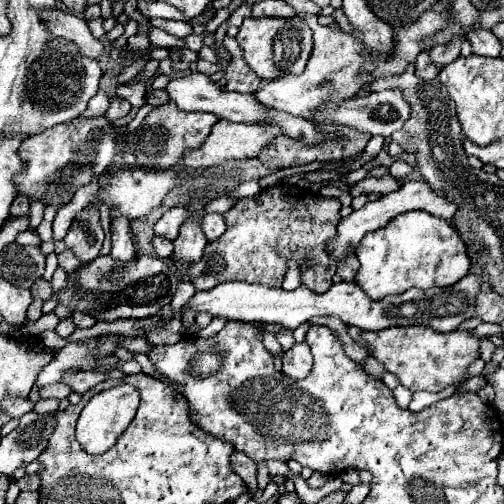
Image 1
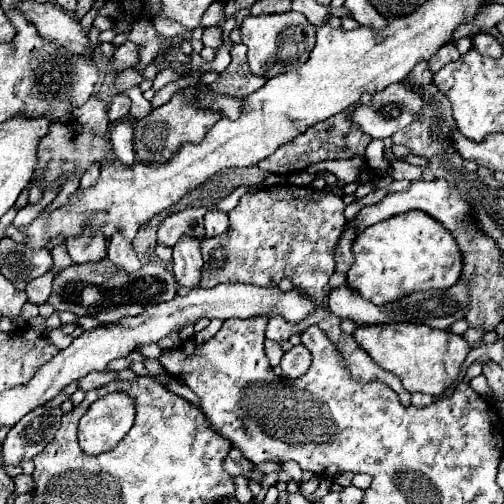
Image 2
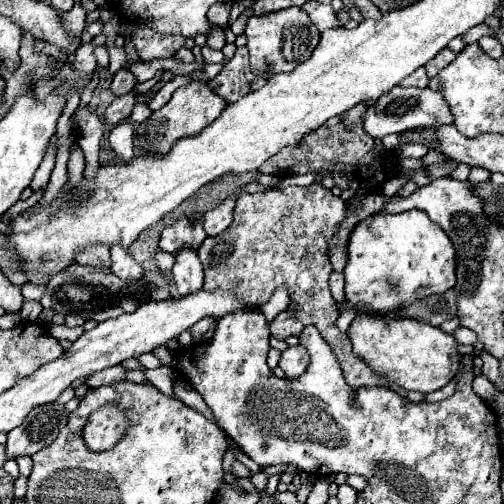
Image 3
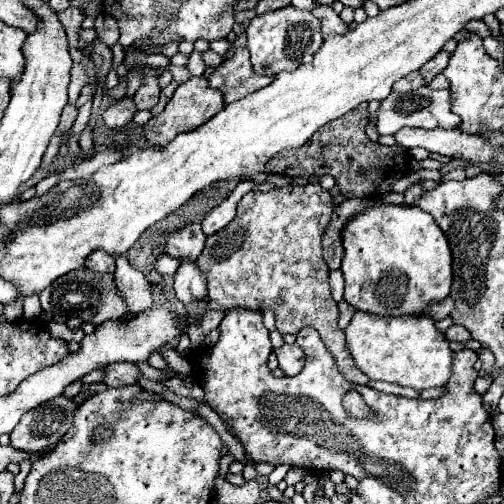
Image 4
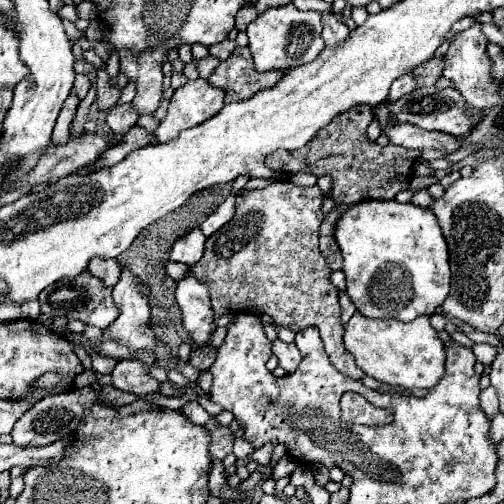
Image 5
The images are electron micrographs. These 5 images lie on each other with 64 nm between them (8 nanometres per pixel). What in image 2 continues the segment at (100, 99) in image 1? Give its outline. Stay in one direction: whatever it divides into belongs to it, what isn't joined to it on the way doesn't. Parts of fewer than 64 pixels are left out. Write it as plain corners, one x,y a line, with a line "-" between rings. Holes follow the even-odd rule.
91,96
89,100
74,112
74,118
80,124
88,124
94,132
104,134
108,130
107,107
103,101
95,96

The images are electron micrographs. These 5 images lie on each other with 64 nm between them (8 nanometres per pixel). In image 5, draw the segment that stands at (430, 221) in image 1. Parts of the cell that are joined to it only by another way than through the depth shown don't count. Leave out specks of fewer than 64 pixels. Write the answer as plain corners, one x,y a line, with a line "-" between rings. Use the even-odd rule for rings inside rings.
366,200
344,212
336,224
336,242
344,256
342,272
346,274
346,294
360,314
368,318
396,318
410,322
422,314
434,314
450,290
450,256
446,240
436,224
432,210
396,200

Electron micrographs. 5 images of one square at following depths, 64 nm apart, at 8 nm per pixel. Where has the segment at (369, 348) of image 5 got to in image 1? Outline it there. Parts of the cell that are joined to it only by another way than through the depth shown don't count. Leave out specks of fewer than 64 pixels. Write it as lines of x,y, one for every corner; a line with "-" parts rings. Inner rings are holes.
424,326
362,332
362,338
374,348
374,358
380,360
388,372
396,374
402,386
406,386
410,392
416,392
416,390
440,392
446,386
462,382
468,374
468,366
480,356
480,344
484,340
470,330
440,334

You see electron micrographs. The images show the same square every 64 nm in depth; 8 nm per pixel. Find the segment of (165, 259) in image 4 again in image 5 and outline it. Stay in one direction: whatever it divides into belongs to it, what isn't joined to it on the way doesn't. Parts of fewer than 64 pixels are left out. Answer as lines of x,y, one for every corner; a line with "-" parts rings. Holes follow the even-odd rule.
168,260
168,262
164,264
164,272
166,272
170,278
180,280
180,276
184,276
184,274
188,272
188,268
186,268
184,264
180,264
180,262
172,262
172,260

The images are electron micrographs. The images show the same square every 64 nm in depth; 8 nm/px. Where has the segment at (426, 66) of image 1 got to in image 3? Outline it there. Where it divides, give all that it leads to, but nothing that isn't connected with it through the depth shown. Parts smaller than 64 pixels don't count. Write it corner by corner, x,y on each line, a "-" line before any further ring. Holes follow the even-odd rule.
418,68
416,72
412,72
412,76
408,76
406,80
402,80
402,86
416,86
416,88
426,88
430,82
430,78
426,76
424,68

